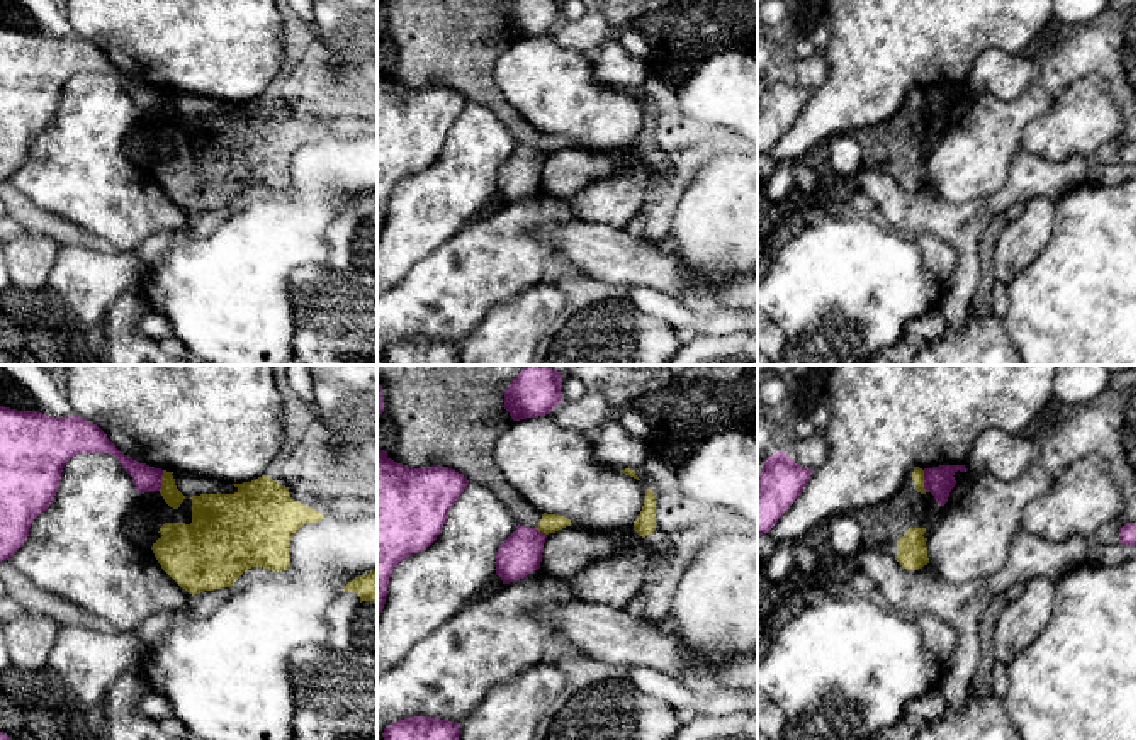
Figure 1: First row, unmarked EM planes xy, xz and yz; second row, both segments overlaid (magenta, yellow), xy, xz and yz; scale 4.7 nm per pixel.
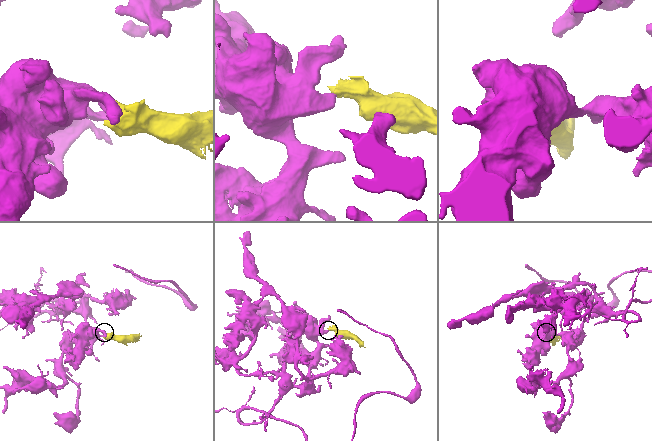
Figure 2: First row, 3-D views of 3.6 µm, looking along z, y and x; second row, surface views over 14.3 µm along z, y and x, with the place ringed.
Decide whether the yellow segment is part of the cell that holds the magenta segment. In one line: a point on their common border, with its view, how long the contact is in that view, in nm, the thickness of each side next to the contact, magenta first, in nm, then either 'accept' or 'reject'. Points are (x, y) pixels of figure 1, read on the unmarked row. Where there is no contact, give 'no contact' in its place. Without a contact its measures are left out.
contact yz (924, 100); length 110 nm; calibres 140 and 60 nm; reject

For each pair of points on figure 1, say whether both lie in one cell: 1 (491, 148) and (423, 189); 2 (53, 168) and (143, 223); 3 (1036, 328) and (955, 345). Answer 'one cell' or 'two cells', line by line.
1: one cell
2: one cell
3: two cells

